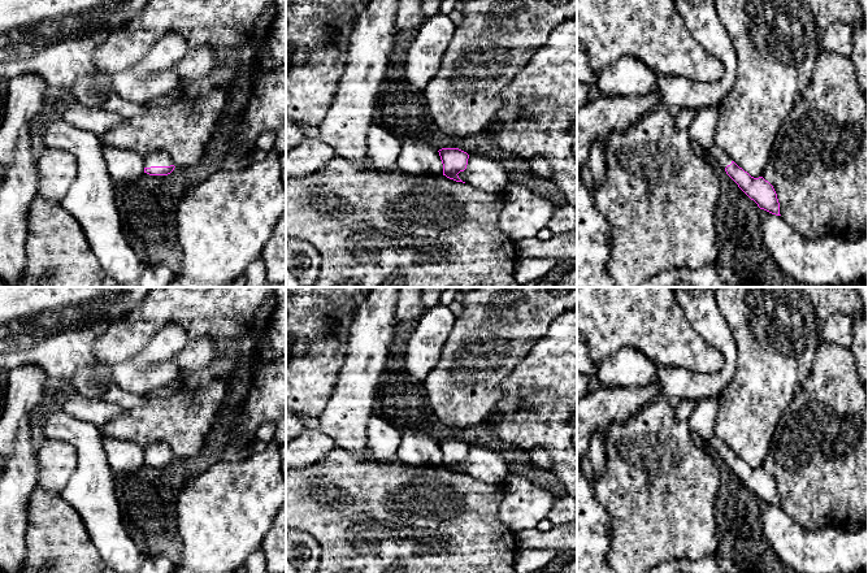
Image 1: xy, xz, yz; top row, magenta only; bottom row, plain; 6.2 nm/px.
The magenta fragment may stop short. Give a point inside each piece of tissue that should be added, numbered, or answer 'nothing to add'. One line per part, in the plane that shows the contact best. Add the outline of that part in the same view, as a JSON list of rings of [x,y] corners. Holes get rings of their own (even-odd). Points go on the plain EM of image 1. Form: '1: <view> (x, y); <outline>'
1: xy (159, 448); [[[155,442],[148,444],[143,450],[144,450],[144,459],[173,456],[173,451],[166,442]]]

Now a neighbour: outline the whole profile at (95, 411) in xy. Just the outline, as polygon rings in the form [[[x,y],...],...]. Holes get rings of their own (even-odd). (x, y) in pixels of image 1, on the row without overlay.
[[[57,382],[57,385],[65,387],[65,391],[57,398],[57,408],[96,427],[129,411],[99,398],[86,398],[75,392],[69,383]]]

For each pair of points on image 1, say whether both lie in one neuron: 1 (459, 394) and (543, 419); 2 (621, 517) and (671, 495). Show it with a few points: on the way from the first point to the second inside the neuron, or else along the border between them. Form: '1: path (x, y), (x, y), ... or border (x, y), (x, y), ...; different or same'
1: border (508, 376), (502, 385), (503, 396), (485, 420); different
2: path (633, 517), (647, 517), (659, 506); same

